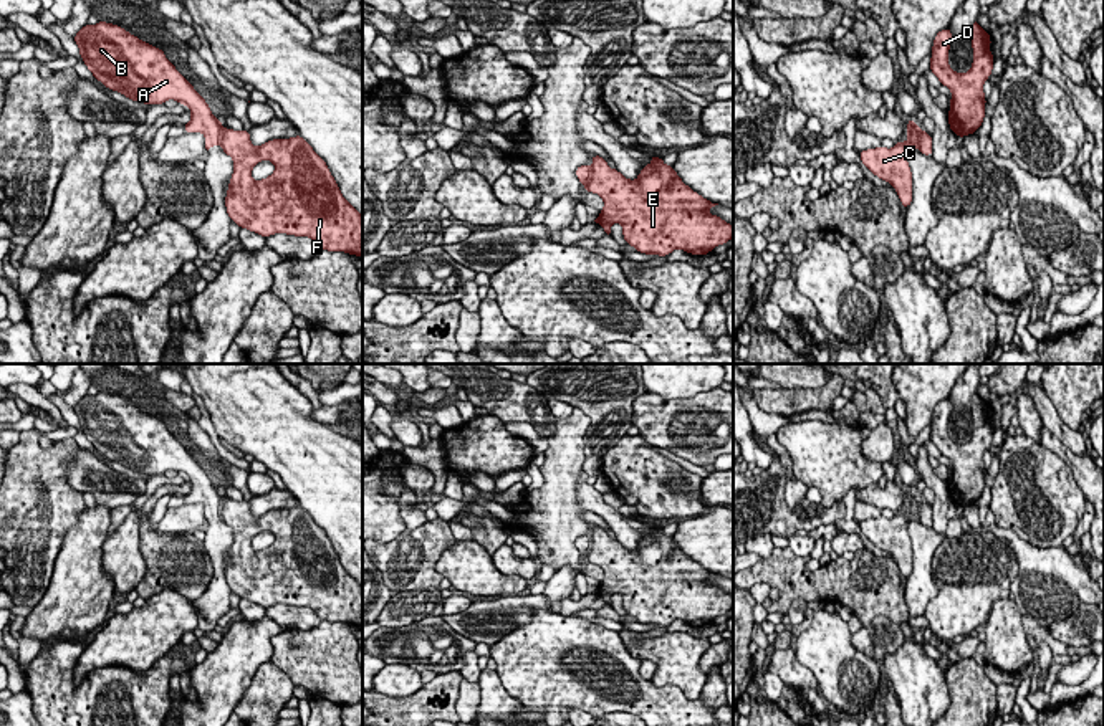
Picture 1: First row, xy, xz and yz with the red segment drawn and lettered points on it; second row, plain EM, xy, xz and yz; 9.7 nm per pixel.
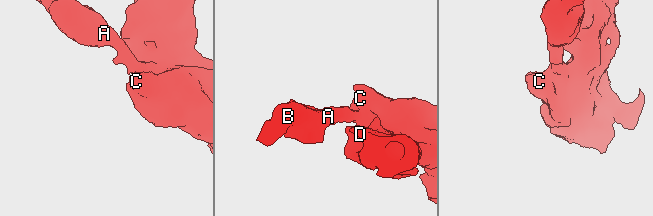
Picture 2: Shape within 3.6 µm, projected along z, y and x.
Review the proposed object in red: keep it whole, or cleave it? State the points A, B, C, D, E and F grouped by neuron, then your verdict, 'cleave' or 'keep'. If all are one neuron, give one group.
A B / C D E F; cleave

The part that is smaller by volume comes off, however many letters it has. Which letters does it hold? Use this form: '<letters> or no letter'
A, B

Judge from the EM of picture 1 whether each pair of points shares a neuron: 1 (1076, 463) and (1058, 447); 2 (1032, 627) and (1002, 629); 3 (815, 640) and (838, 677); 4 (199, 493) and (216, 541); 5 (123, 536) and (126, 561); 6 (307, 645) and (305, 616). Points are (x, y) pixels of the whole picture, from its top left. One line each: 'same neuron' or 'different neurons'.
1: same neuron
2: different neurons
3: same neuron
4: same neuron
5: same neuron
6: different neurons

